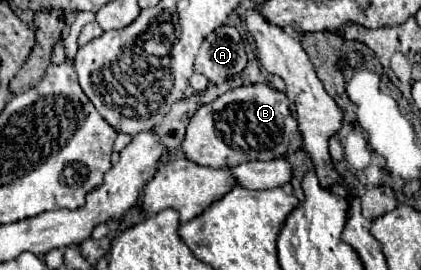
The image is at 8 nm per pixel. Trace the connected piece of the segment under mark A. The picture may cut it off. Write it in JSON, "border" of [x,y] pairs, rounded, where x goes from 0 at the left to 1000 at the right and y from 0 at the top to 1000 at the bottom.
{"border":[[[530,93],[496,122],[463,211],[463,263],[501,307],[525,315],[544,285],[568,278],[587,241],[582,167],[558,100]]]}

